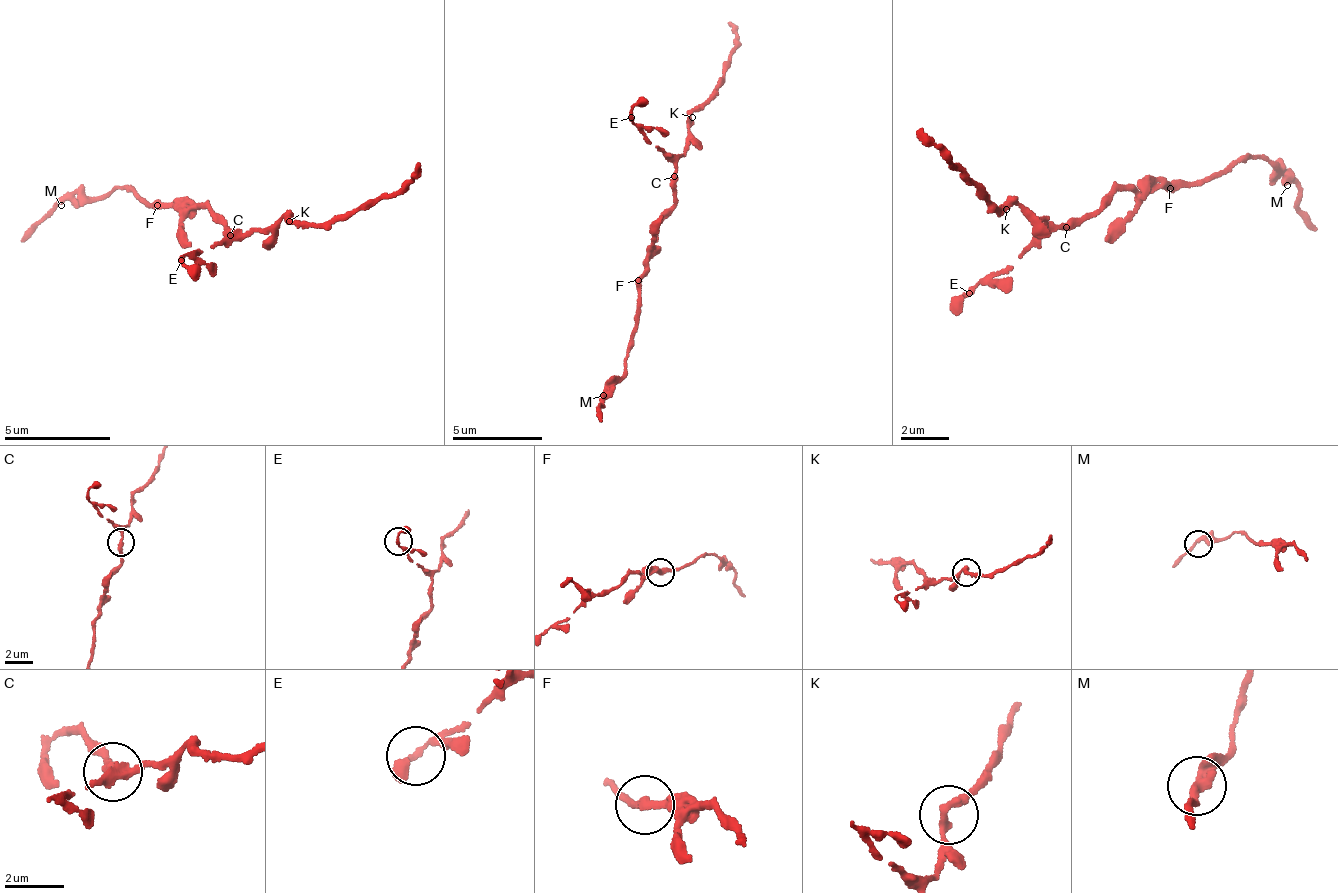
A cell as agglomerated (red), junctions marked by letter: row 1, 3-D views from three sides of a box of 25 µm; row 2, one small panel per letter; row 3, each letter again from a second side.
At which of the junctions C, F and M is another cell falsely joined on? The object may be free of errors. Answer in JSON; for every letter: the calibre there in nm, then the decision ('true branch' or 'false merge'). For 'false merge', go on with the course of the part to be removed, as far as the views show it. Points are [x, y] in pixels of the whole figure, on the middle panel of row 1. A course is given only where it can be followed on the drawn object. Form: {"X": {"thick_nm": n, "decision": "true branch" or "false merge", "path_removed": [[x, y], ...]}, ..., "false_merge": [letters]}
{"C": {"thick_nm": 260, "decision": "true branch"}, "F": {"thick_nm": 260, "decision": "true branch"}, "M": {"thick_nm": 280, "decision": "true branch"}, "false_merge": []}

